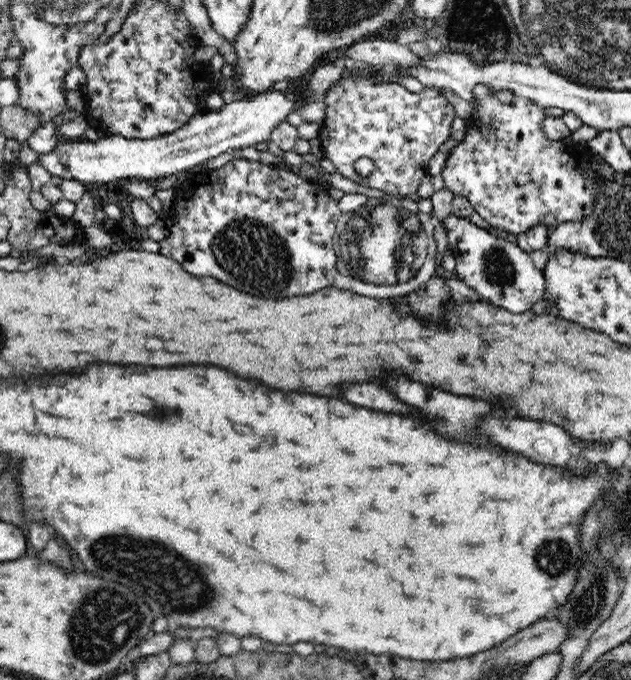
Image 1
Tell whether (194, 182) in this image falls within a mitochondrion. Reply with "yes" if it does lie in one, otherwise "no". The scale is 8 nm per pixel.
no

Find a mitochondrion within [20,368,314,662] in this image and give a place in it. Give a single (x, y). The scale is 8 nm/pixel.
(169, 579)

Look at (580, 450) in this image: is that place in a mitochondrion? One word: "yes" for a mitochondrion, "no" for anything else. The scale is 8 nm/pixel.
no

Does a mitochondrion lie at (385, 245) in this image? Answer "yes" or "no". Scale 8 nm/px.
yes

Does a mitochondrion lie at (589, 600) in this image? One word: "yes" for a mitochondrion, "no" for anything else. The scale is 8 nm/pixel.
yes

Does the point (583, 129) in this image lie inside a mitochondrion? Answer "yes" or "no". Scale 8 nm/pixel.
no

